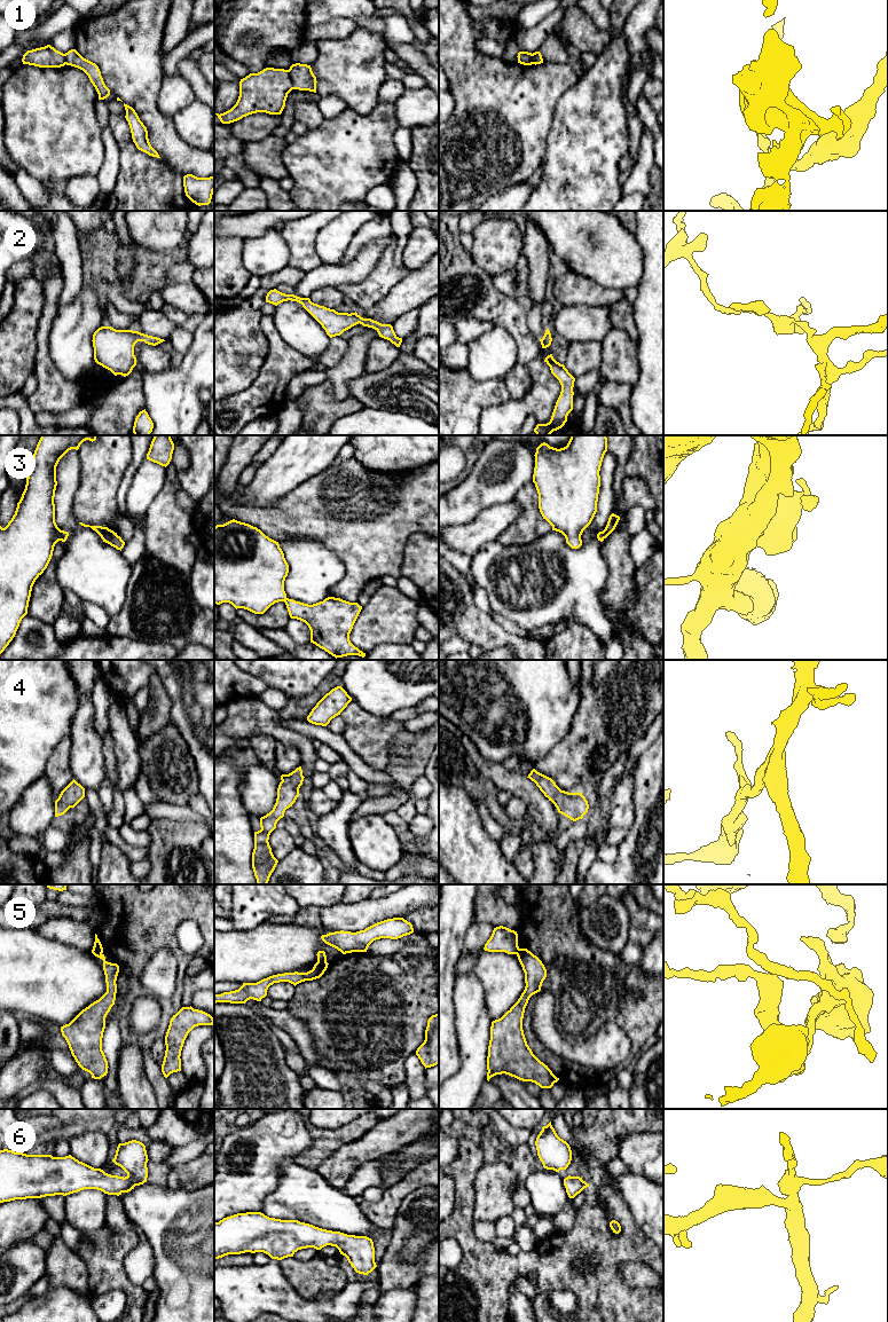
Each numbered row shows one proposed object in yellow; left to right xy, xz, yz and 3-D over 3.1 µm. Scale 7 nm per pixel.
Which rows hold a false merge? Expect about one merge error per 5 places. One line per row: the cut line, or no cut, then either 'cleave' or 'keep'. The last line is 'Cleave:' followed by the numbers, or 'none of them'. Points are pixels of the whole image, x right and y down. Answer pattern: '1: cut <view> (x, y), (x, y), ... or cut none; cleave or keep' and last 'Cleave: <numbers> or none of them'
1: cut xz (288, 70), (293, 88); cleave
2: cut none; keep
3: cut xz (287, 598), (284, 602); cleave
4: cut none; keep
5: cut xz (316, 962), (327, 964); cleave
6: cut none; keep
Cleave: 1, 3, 5

